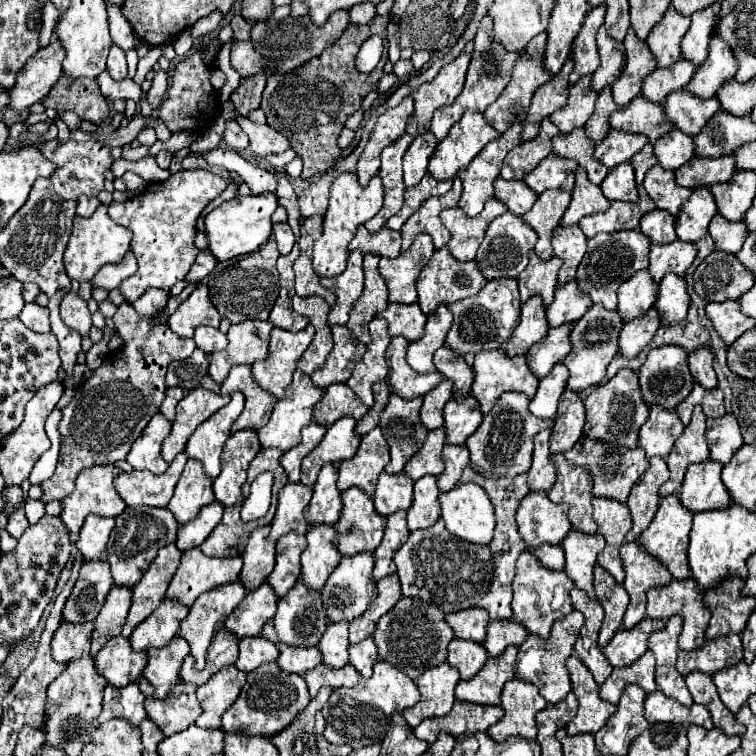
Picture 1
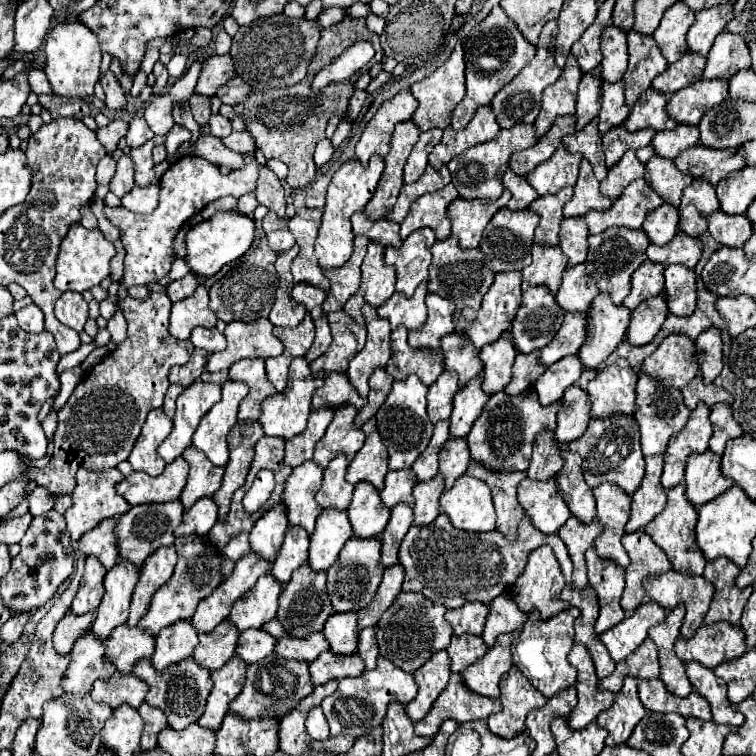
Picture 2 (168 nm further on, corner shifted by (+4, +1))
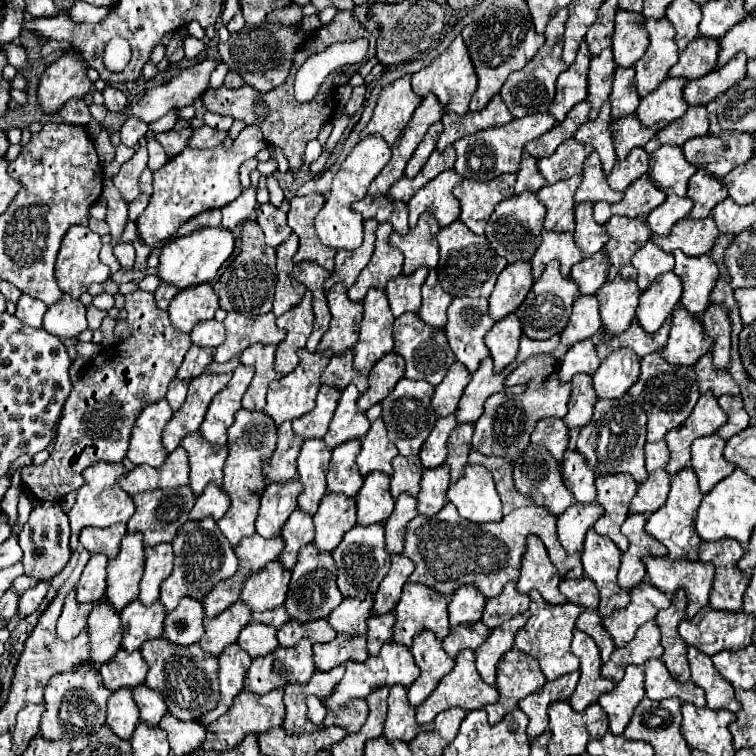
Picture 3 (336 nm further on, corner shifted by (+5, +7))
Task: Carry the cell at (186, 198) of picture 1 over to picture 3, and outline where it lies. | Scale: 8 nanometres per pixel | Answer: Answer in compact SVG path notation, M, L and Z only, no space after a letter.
M245 126L241 134L233 140L233 150L223 150L223 146L209 150L185 148L181 154L167 160L163 168L155 170L153 196L145 212L137 218L139 238L147 246L155 246L157 242L171 236L189 218L209 208L223 208L229 202L233 202L239 196L239 192L243 192L243 186L239 182L239 166L247 158L255 158L257 152L263 148L267 148L267 140L259 132L259 128Z

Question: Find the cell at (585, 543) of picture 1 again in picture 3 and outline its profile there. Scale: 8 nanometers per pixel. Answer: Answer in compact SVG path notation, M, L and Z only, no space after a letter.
M579 504L569 506L557 520L557 536L561 546L569 554L577 554L583 550L585 534L593 524L603 516L603 508L599 504Z

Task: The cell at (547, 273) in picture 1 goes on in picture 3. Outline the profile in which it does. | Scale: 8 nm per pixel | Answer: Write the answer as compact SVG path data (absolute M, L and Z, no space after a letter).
M547 230L543 232L543 242L537 248L535 256L531 258L533 280L537 280L543 274L545 266L551 260L559 260L563 276L569 276L571 266L577 264L579 260L583 260L583 256L579 254L579 248L573 242L573 234L569 234L569 232L547 232Z

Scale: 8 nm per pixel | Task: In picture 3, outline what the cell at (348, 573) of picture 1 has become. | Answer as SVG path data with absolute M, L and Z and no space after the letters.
M371 524L367 528L351 528L341 544L331 552L337 564L337 588L345 598L367 598L377 592L379 582L389 570L389 554L385 552L383 544L383 526Z

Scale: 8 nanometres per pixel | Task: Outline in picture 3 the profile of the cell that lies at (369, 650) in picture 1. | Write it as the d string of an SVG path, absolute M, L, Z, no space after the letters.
M383 614L383 616L371 616L367 620L367 650L371 656L379 654L379 648L389 642L391 638L391 628L395 622L395 614Z

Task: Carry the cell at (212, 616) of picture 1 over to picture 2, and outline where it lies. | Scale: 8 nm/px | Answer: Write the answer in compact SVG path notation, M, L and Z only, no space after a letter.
M248 552L242 556L234 572L208 596L200 602L196 608L196 614L192 616L192 624L198 632L212 632L214 626L224 620L230 614L232 604L242 598L260 576L264 576L272 568L272 562L264 558L256 558L256 554Z

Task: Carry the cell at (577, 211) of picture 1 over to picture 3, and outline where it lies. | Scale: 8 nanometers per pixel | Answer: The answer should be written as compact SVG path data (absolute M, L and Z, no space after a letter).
M591 152L583 162L583 182L575 192L575 204L581 202L619 202L623 198L623 192L615 192L609 188L605 174L599 164L599 154Z

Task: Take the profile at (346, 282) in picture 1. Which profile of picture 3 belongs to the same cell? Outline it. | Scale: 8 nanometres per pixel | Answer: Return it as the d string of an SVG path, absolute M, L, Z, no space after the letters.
M375 220L365 222L365 238L363 244L351 252L337 252L335 256L335 270L331 278L325 284L325 292L329 292L335 284L343 284L345 288L351 288L359 276L359 272L367 266L371 254L373 254L373 242L375 242L375 230L377 230Z

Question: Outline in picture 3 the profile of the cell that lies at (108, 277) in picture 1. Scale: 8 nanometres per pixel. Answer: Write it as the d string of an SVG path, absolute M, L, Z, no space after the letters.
M105 178L105 186L103 186L103 198L107 200L107 218L105 222L111 228L111 242L117 244L117 240L123 234L123 226L127 220L127 202L121 198L121 194L117 192L117 188L113 186L111 178Z

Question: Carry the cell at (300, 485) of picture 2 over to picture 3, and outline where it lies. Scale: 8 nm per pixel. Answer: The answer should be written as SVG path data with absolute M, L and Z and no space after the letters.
M305 440L297 458L297 478L303 484L303 492L299 494L299 508L307 514L315 514L319 500L327 492L325 474L329 468L331 450L323 444L323 440Z

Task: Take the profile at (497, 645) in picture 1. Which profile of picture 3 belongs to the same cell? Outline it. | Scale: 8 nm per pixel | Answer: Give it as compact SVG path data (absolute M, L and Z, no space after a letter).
M511 582L503 588L499 596L487 600L481 622L489 630L493 630L493 628L499 628L503 622L511 620L513 616L527 612L527 608L529 608L529 596L519 594L515 588L515 582Z

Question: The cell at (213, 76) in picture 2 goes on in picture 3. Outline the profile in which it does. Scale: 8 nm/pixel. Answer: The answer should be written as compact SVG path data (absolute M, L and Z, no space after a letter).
M207 58L191 68L181 70L171 82L157 88L149 88L139 100L133 102L133 106L125 112L125 118L137 116L143 122L151 124L175 106L181 108L193 104L209 88L209 76L217 68L217 64L217 60Z

